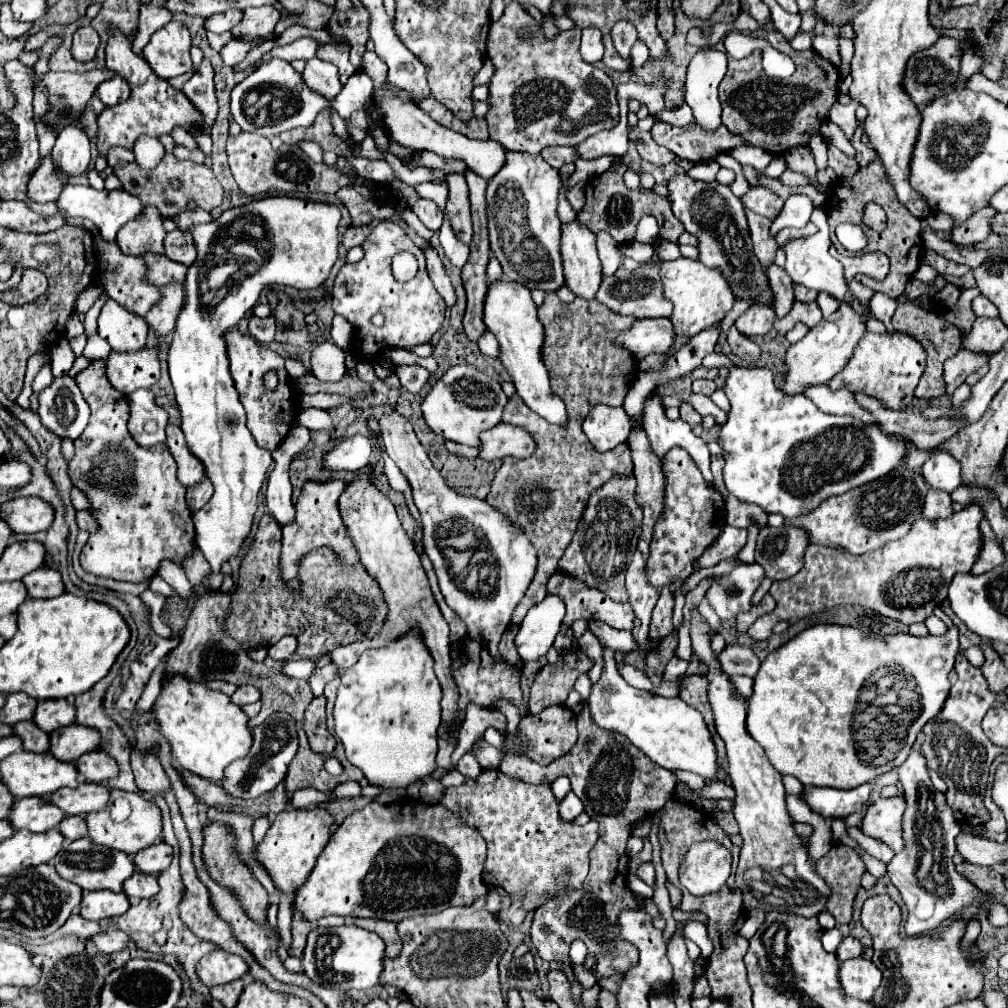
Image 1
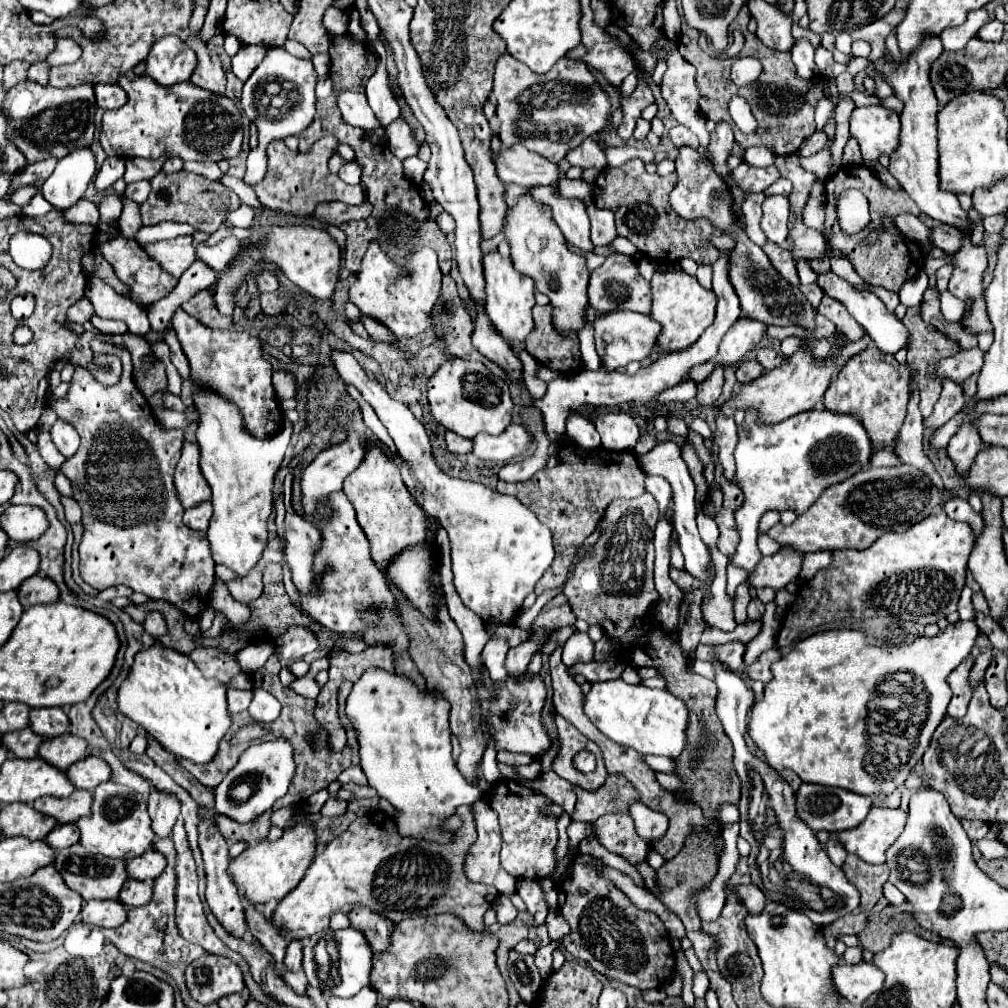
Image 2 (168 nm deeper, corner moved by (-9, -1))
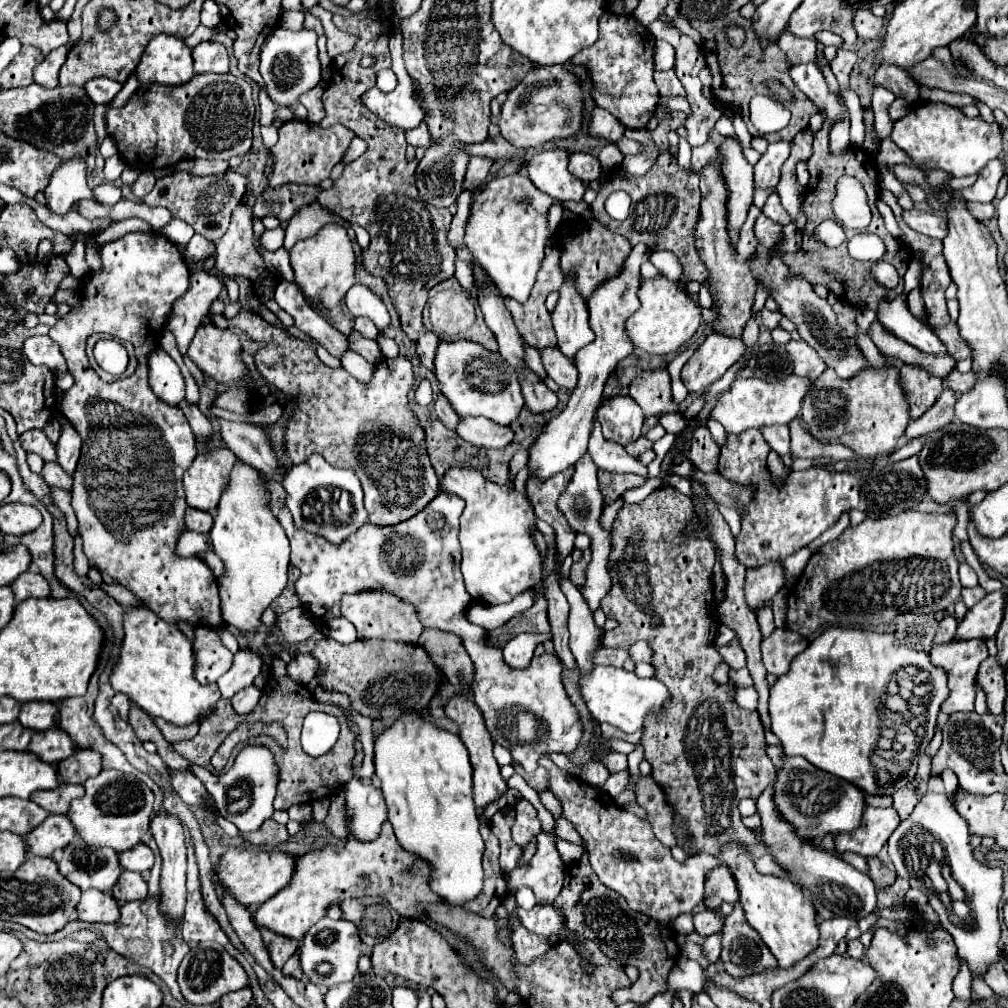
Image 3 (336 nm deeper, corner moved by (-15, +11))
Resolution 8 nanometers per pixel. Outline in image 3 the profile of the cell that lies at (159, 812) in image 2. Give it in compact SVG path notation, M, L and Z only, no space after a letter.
M159 812L151 820L153 838L161 850L161 900L163 912L175 920L183 920L185 908L185 868L187 868L187 848L183 824L167 812Z

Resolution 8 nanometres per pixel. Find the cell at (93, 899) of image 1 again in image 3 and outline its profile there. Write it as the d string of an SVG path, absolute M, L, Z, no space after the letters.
M87 890L81 896L77 914L85 922L117 922L119 920L119 904L109 892Z

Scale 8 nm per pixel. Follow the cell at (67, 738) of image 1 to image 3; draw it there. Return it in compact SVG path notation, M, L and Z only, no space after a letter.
M49 728L45 732L33 734L29 750L37 754L41 760L47 760L49 764L59 764L59 760L73 756L77 748L75 744L71 744L67 734L59 732L59 728Z

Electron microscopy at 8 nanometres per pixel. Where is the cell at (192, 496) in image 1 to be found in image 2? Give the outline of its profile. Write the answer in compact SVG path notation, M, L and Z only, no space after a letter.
M211 502L201 504L201 508L185 510L185 514L183 514L185 526L189 526L191 530L201 530L201 532L205 532L207 526L209 526L209 520L211 520L211 512L213 512Z

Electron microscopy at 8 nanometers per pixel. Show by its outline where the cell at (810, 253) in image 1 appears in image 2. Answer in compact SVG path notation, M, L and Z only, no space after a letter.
M833 272L821 274L821 278L817 278L817 284L821 286L821 290L833 298L837 298L839 302L845 304L845 308L849 310L849 314L865 328L865 332L869 334L869 338L873 340L873 344L887 354L895 354L901 348L909 348L909 330L905 328L905 324L885 308L885 304L873 294L873 292L859 292L855 290L849 282L845 282L843 278L835 276Z

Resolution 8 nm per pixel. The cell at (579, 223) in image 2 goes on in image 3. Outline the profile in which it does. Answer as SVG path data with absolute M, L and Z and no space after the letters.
M545 148L531 156L527 162L527 172L531 182L553 200L565 202L583 202L585 184L567 170L565 148Z

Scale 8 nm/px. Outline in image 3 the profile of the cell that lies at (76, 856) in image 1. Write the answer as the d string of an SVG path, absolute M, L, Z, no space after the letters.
M77 836L65 848L59 862L59 872L81 890L97 888L101 892L111 892L123 868L115 850L95 848L91 844L85 844L85 840L79 840Z

